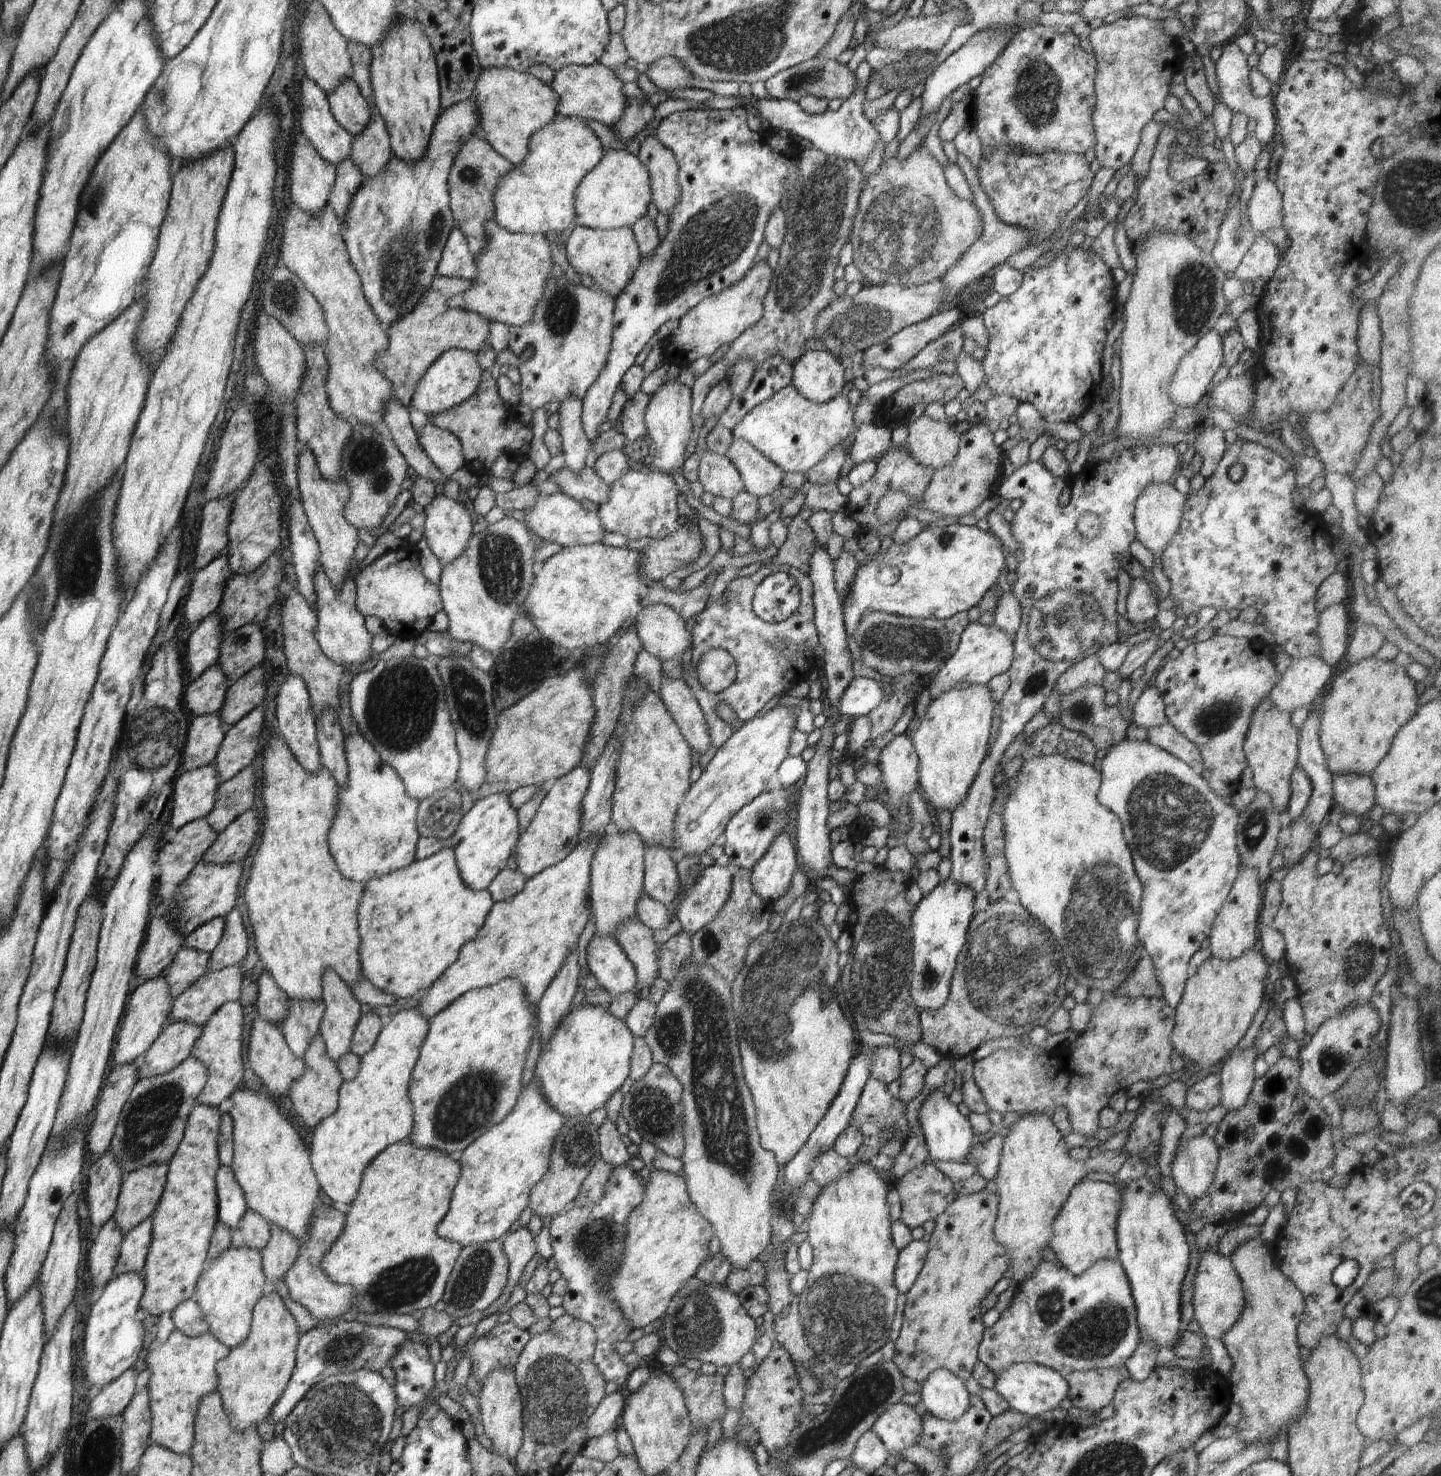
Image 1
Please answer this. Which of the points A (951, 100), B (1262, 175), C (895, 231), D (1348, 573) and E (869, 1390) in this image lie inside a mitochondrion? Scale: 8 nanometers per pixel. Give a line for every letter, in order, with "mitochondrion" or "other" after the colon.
A: other
B: other
C: mitochondrion
D: other
E: mitochondrion

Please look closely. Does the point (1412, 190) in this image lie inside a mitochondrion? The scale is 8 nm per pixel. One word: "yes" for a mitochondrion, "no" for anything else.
yes

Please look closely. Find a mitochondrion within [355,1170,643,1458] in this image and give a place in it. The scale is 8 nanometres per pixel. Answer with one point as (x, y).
(398, 1286)

